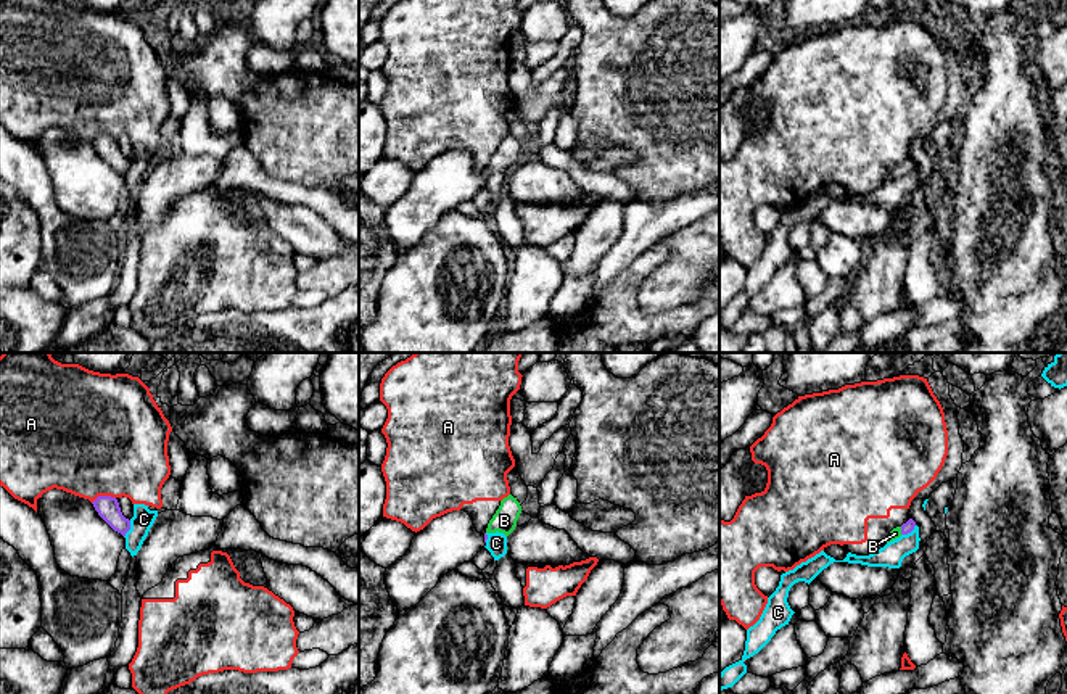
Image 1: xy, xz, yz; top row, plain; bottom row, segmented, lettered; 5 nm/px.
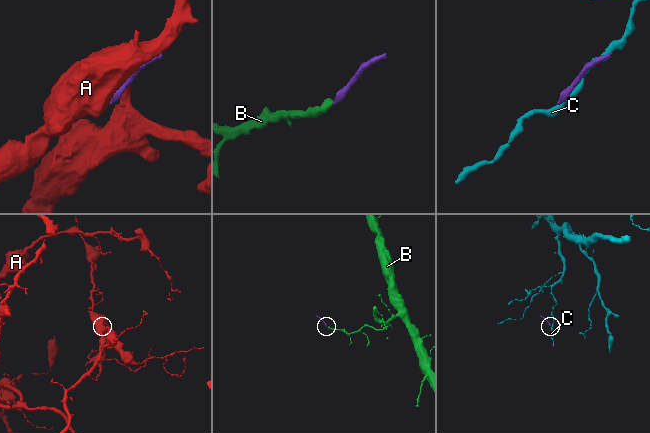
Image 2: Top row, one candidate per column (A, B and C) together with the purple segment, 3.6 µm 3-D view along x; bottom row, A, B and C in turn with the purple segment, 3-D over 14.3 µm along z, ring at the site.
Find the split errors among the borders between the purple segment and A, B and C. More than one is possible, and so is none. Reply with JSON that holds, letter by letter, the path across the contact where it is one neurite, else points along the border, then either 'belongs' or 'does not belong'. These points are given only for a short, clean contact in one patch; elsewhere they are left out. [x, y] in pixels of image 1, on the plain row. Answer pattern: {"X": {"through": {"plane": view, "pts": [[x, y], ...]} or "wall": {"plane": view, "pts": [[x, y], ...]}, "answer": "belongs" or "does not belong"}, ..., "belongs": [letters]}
{"A": {"answer": "does not belong"}, "B": {"through": {"plane": "yz", "pts": [[908, 166], [902, 169], [895, 173]]}, "answer": "belongs"}, "C": {"wall": {"plane": "xy", "pts": [[131, 160], [131, 168], [124, 176]]}, "answer": "does not belong"}, "belongs": ["B"]}

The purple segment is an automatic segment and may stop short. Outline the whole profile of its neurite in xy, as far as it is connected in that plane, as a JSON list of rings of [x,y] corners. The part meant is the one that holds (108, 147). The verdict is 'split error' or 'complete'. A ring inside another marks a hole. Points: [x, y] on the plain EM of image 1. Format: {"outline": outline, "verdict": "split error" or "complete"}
{"outline": [[[98,135],[93,142],[98,155],[117,172],[126,176],[130,169],[130,159],[126,158],[121,151],[119,142],[111,135]]], "verdict": "complete"}

